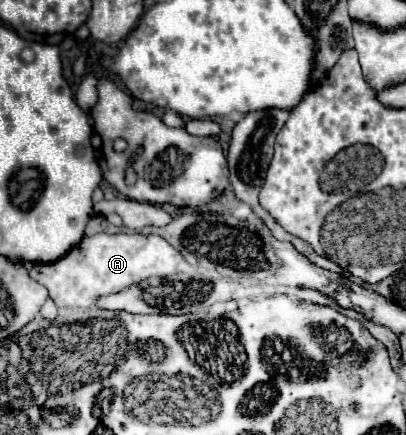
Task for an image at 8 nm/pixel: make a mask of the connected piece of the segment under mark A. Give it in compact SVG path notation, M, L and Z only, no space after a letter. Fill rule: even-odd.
M94 234L82 238L80 246L74 246L56 262L32 264L30 276L48 288L56 306L90 308L104 294L120 292L150 276L162 278L174 274L182 260L182 254L158 234Z

